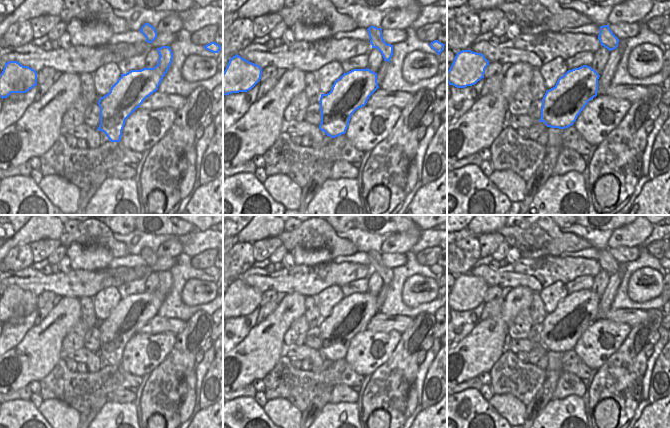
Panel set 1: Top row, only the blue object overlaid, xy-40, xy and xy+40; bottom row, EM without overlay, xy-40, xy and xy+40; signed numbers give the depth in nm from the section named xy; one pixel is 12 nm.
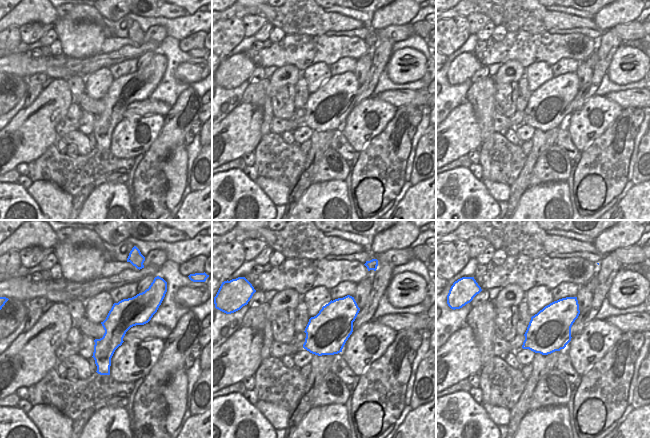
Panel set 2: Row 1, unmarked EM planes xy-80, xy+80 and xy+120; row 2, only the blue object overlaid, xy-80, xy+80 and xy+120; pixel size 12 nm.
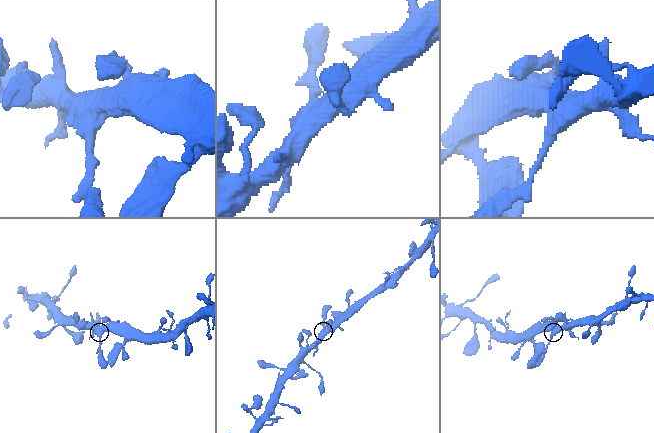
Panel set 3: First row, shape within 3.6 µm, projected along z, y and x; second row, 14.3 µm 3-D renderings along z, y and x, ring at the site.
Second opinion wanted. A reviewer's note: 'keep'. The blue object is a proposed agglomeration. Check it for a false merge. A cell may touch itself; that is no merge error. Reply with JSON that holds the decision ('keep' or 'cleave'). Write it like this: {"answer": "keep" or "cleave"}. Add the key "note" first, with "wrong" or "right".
{"note": "right", "answer": "keep"}

